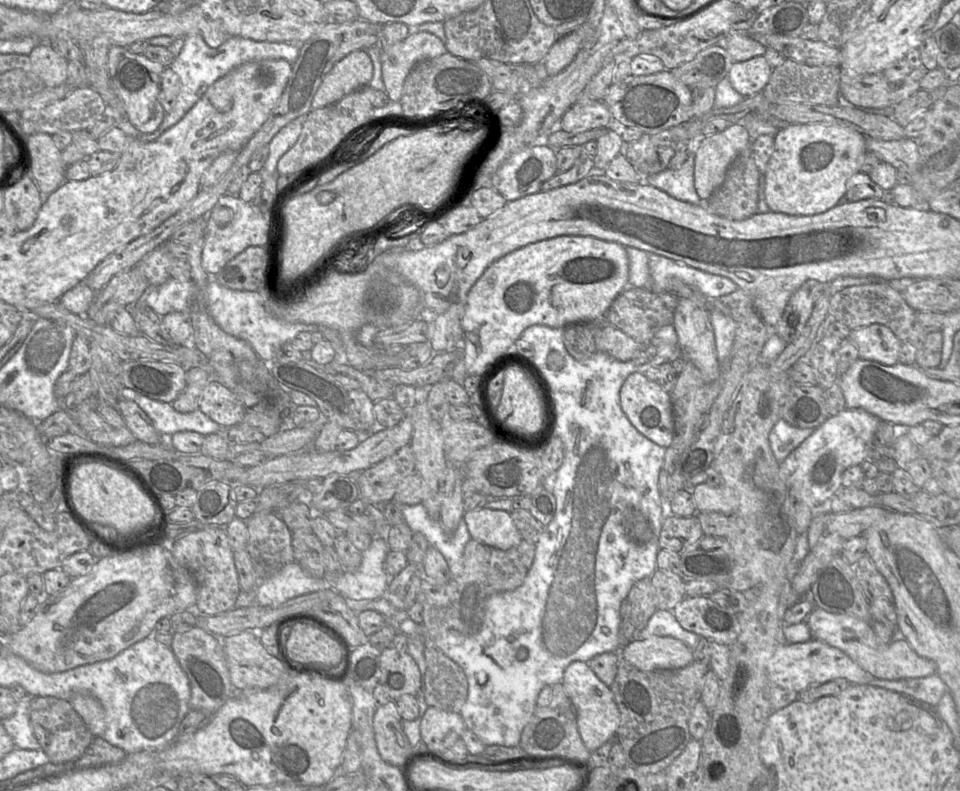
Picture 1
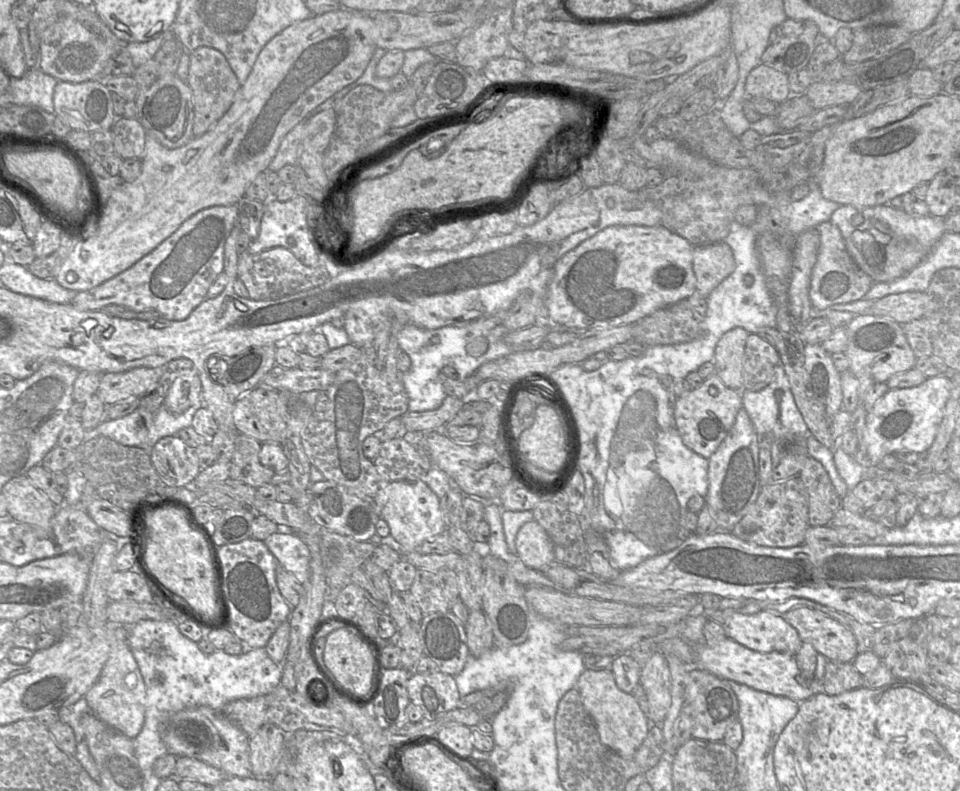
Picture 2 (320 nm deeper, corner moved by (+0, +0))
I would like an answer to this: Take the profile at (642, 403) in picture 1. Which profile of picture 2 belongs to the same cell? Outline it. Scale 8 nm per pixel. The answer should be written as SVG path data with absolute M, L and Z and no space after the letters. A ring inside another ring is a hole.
M713 373L699 388L677 397L674 419L683 443L698 455L709 459L734 425L737 413L743 408L739 391L727 388Z

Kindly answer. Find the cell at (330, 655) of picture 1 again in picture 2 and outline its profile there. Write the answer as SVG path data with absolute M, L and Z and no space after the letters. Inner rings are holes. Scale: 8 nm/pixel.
M333 631L326 639L322 656L325 666L344 687L361 696L371 691L374 656L352 631Z

